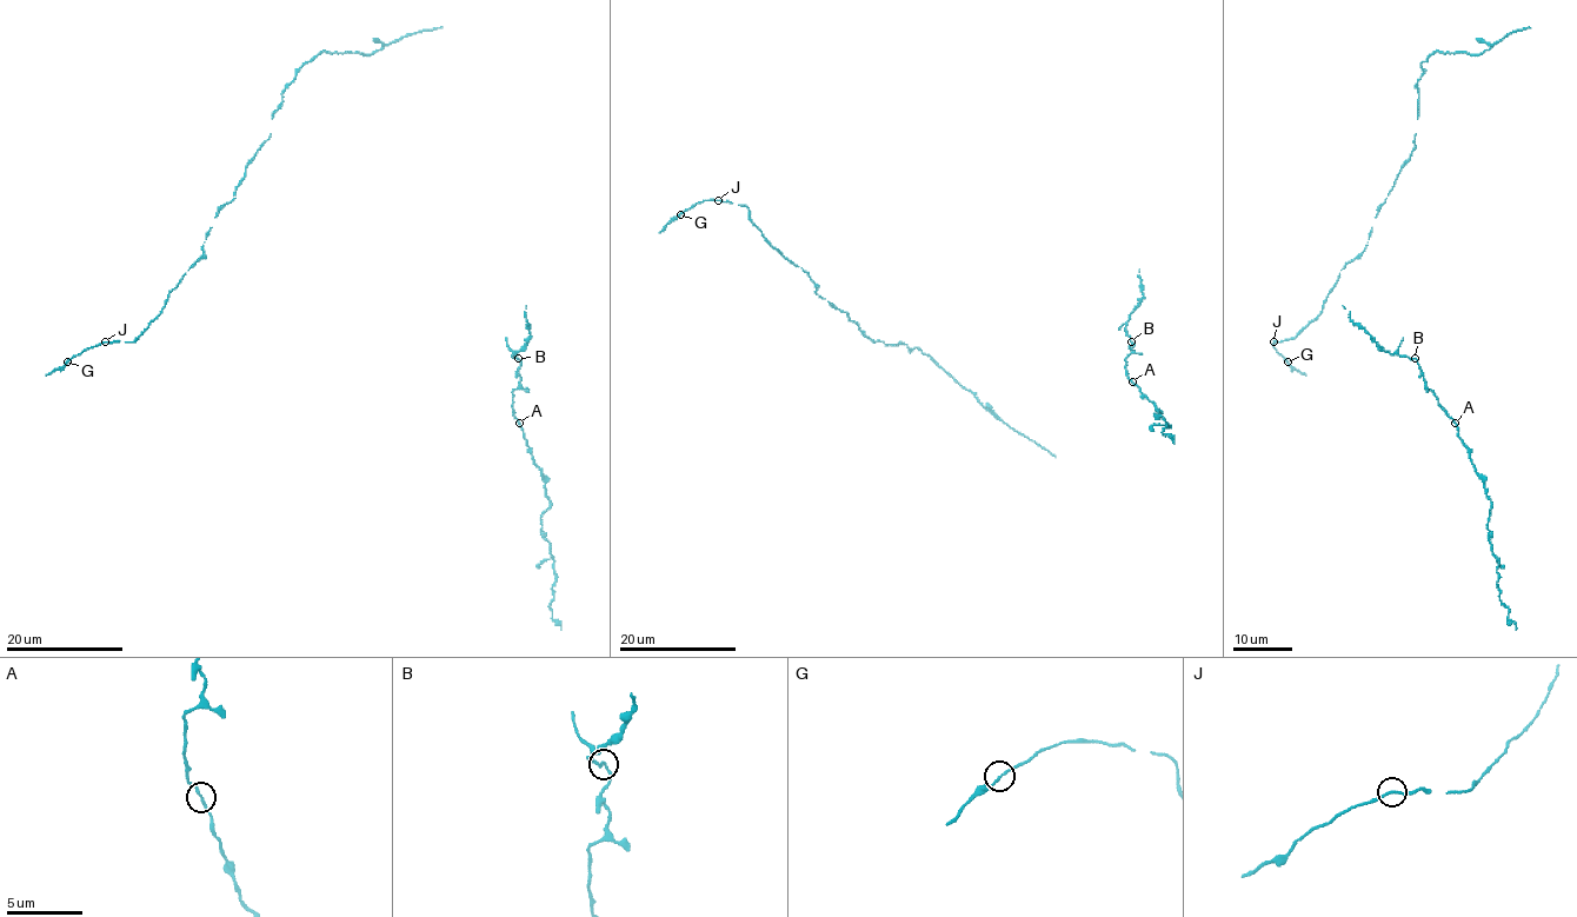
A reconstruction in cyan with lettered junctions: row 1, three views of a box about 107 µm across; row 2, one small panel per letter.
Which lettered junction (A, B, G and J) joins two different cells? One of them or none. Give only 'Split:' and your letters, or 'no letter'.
Split: no letter

